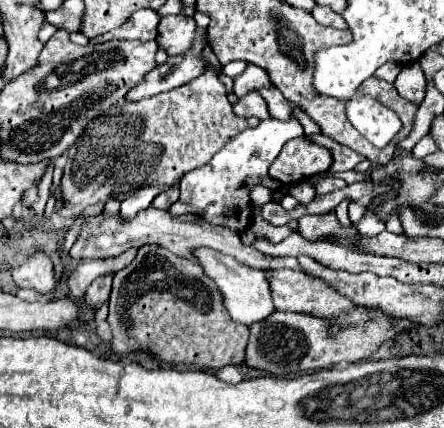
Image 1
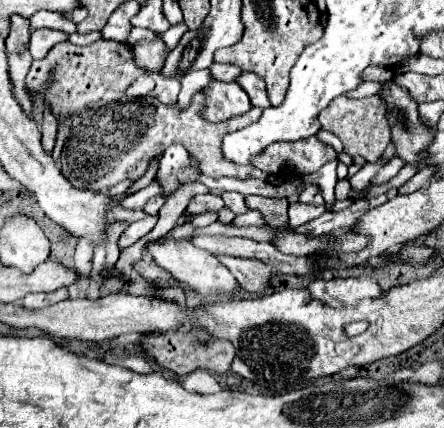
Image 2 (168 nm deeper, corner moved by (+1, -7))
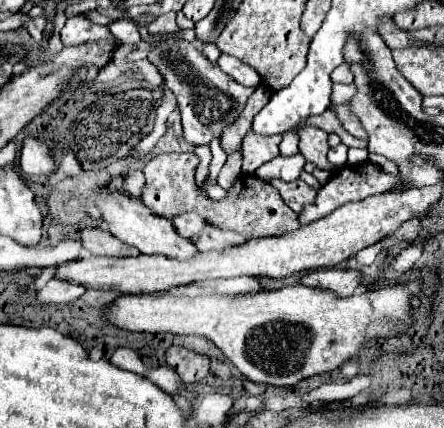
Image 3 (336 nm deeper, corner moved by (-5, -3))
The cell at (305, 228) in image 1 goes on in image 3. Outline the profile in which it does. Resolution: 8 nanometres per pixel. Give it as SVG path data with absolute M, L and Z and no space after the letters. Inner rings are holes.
M272 178L270 184L280 192L282 200L284 200L296 214L302 210L304 204L314 202L314 196L316 196L316 192L318 192L316 188L308 186L308 184L302 182L302 180L284 182L284 180L280 180L280 178Z

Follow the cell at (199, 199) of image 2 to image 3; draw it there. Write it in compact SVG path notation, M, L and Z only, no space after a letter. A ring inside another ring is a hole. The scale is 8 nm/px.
M174 12L162 14L156 22L152 22L148 26L148 34L154 38L160 36L162 40L158 40L148 50L148 60L158 68L164 84L168 86L168 90L172 90L172 94L178 100L184 138L190 144L210 144L214 138L218 138L222 134L222 128L226 124L232 124L240 116L240 112L246 106L246 100L252 96L254 88L234 82L230 76L226 76L218 68L216 62L206 60L206 56L194 44L172 38L178 32L180 32L180 28L176 24ZM222 94L226 94L230 98L230 110L224 116L222 116Z

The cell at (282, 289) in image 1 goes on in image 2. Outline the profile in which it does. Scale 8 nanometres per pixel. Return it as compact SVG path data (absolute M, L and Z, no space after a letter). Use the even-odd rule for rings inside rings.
M218 256L218 260L234 274L240 286L250 294L260 294L270 286L272 270L260 260L244 260L232 256Z

